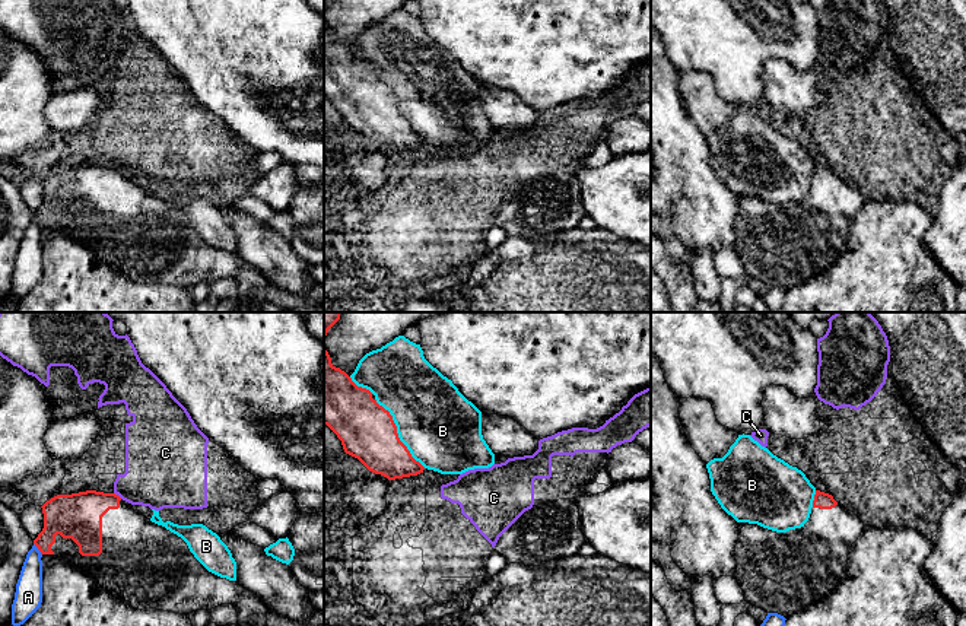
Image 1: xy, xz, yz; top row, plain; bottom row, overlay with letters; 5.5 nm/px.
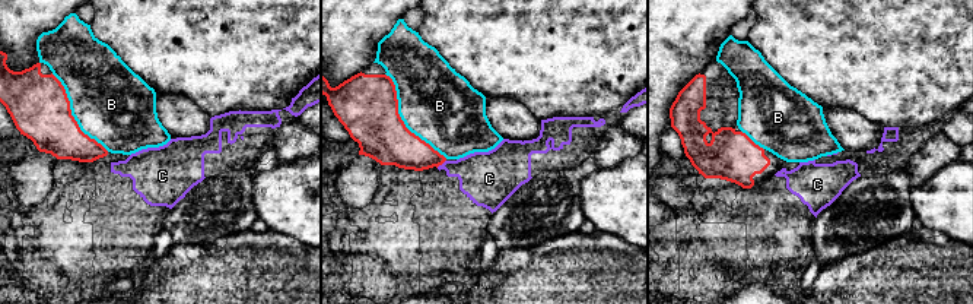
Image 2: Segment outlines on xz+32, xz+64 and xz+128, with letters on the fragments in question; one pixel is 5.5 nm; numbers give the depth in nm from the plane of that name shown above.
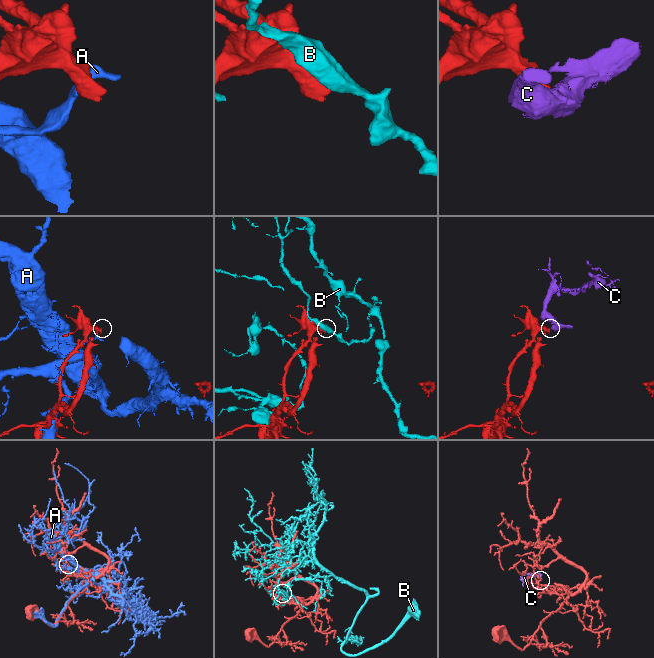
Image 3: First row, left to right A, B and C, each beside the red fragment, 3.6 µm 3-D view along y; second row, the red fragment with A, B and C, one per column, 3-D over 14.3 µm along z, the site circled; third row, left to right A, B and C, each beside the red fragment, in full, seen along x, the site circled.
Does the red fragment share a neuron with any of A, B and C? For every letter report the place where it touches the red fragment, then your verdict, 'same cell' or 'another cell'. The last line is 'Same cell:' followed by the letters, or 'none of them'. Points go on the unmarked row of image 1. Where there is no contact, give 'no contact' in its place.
A: xy (38, 222) | another cell
B: xz (397, 107) | another cell
C: xy (117, 168) | another cell
Same cell: none of them

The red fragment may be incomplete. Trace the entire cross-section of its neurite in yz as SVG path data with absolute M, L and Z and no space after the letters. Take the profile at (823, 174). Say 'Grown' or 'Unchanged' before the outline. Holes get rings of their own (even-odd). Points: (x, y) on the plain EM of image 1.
Grown. M816 163L810 191L801 201L776 206L757 197L738 196L734 251L744 273L766 286L778 286L787 292L824 271L845 250L849 223L864 200L852 184L820 163Z

